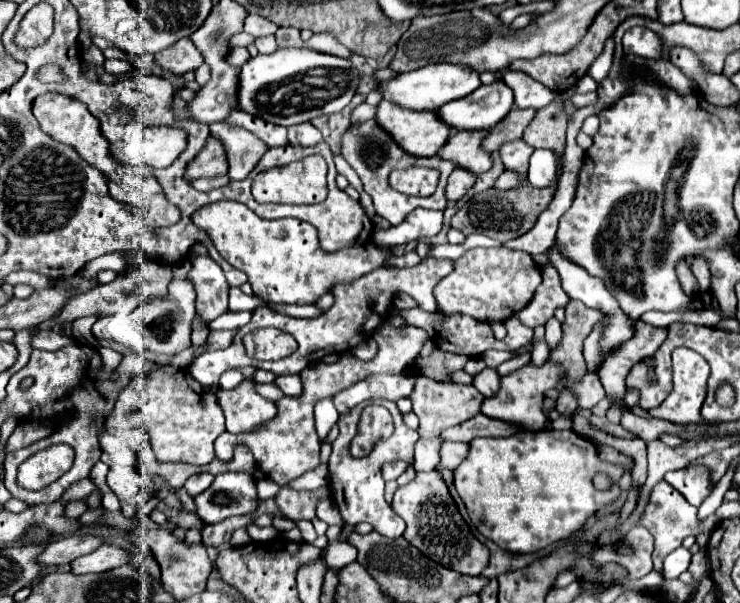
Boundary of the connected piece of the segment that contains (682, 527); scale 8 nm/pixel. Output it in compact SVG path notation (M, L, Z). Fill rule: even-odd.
M659 482L653 492L651 492L651 500L647 504L647 510L641 518L641 526L645 526L653 538L655 538L655 554L653 554L653 562L655 562L655 570L661 572L661 566L663 566L663 560L667 554L671 554L675 548L681 546L683 538L687 536L697 536L701 532L711 533L717 528L716 516L711 514L703 522L697 518L697 508L691 506L683 494L679 494L673 486L669 486L667 482Z

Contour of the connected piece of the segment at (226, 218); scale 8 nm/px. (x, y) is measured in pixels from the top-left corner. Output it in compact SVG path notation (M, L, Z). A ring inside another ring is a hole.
M235 202L203 206L195 212L193 220L211 236L219 254L249 276L253 294L275 304L315 304L333 286L355 282L363 274L383 266L391 256L373 244L325 252L319 246L317 230L309 222L297 218L263 220L247 206Z

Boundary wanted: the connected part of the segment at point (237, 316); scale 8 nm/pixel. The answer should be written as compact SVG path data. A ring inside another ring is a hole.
M225 312L223 316L219 316L217 318L217 322L213 320L211 322L211 328L213 330L225 330L225 328L229 328L229 330L239 330L239 328L243 328L247 322L251 320L251 312Z

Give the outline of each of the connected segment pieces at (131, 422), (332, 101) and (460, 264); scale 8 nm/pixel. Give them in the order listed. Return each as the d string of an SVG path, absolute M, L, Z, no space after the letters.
M189 366L177 372L153 372L133 378L117 396L115 408L109 414L107 428L145 428L151 434L151 444L159 462L185 462L205 466L215 460L213 442L225 432L225 416L217 400L215 386L197 386Z
M279 48L269 56L257 54L241 68L239 104L245 112L267 122L291 126L323 114L341 112L359 86L359 72L347 60L309 48Z
M471 248L453 262L453 272L437 284L437 310L469 314L481 322L505 320L531 302L539 284L541 270L529 254L509 248Z

